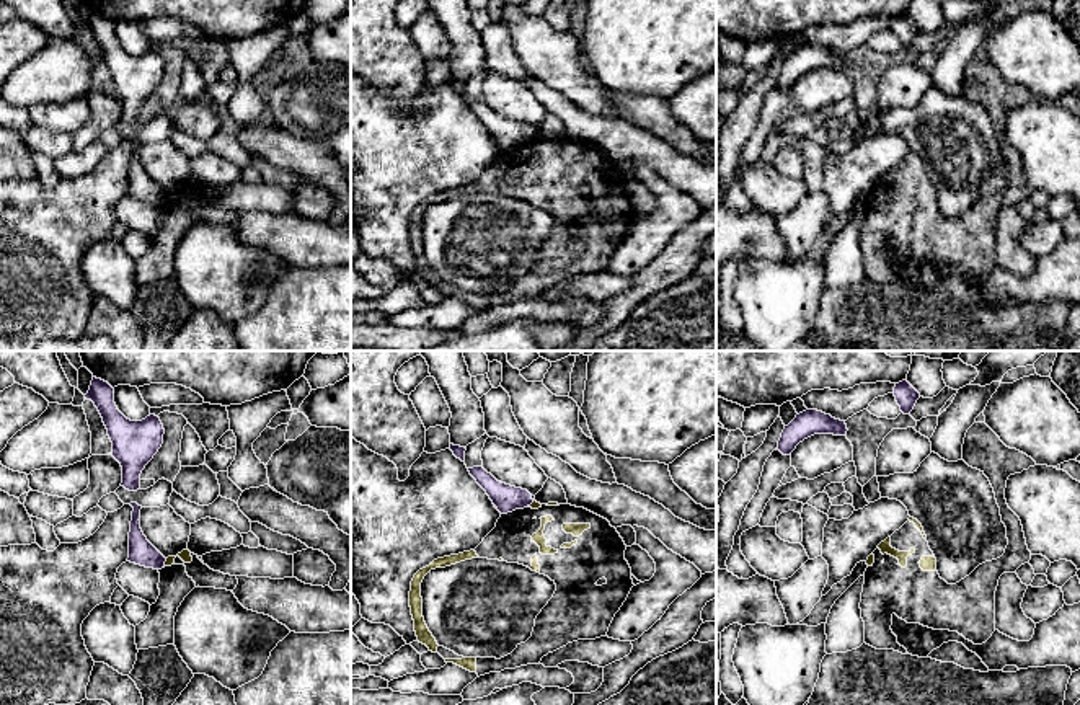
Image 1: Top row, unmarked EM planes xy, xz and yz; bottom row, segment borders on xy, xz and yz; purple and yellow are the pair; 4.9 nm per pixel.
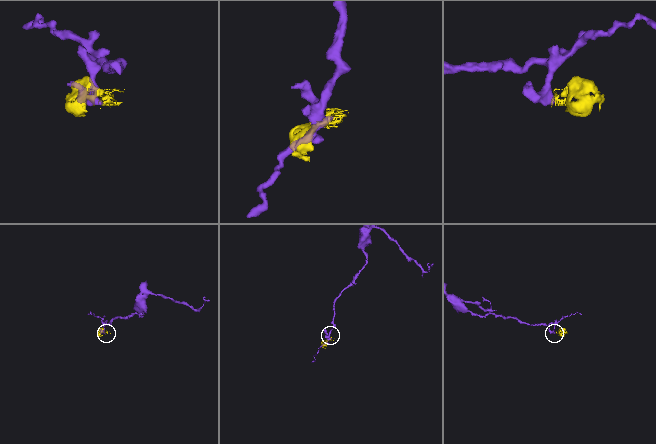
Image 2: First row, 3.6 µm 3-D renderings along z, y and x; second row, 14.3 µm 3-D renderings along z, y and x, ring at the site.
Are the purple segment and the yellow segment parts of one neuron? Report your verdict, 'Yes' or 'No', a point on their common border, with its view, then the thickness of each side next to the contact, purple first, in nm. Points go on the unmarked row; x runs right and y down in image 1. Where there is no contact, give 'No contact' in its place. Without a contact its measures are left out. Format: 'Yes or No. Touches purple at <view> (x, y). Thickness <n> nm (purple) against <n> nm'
No. Touches purple at xy (165, 195). Thickness 130 nm (purple) against 60 nm

